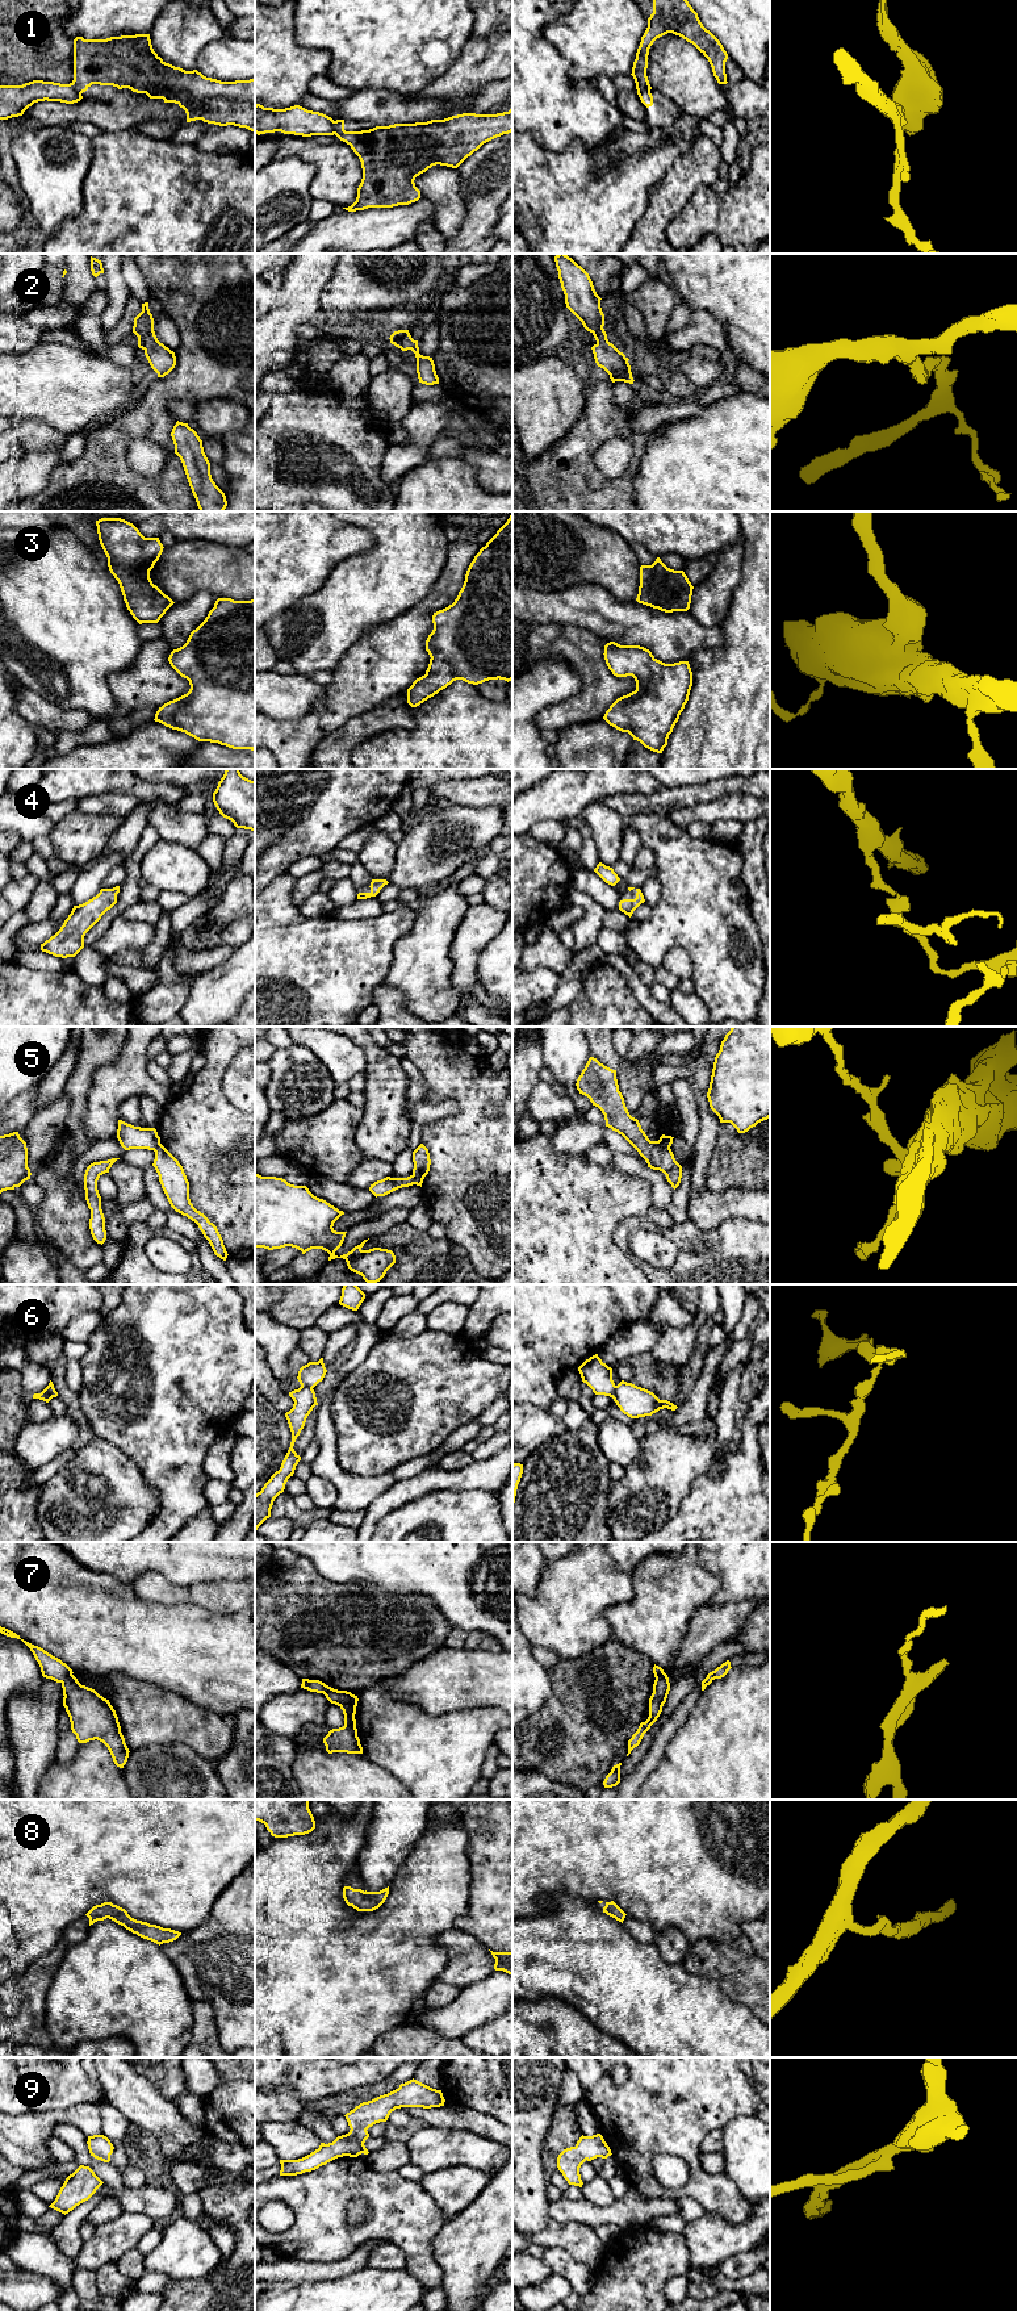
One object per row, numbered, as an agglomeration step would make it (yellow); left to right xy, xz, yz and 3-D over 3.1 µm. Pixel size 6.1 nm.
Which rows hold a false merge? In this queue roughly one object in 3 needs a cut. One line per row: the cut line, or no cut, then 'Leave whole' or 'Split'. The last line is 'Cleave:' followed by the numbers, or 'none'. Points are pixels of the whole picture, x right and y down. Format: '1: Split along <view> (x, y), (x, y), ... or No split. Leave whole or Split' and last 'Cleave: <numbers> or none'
1: Split along xz (333, 121), (335, 133). Split
2: No split. Leave whole
3: No split. Leave whole
4: No split. Leave whole
5: Split along yz (657, 1141), (669, 1148). Split
6: Split along xz (301, 1384), (312, 1388). Split
7: Split along xy (71, 1674), (62, 1683). Split
8: No split. Leave whole
9: No split. Leave whole
Cleave: 1, 5, 6, 7

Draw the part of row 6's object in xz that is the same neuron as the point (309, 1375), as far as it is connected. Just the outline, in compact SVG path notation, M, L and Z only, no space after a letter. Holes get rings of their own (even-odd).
M323 1358L318 1362L309 1362L302 1366L298 1371L298 1382L301 1386L314 1388L319 1382L323 1380L327 1370L323 1363Z

